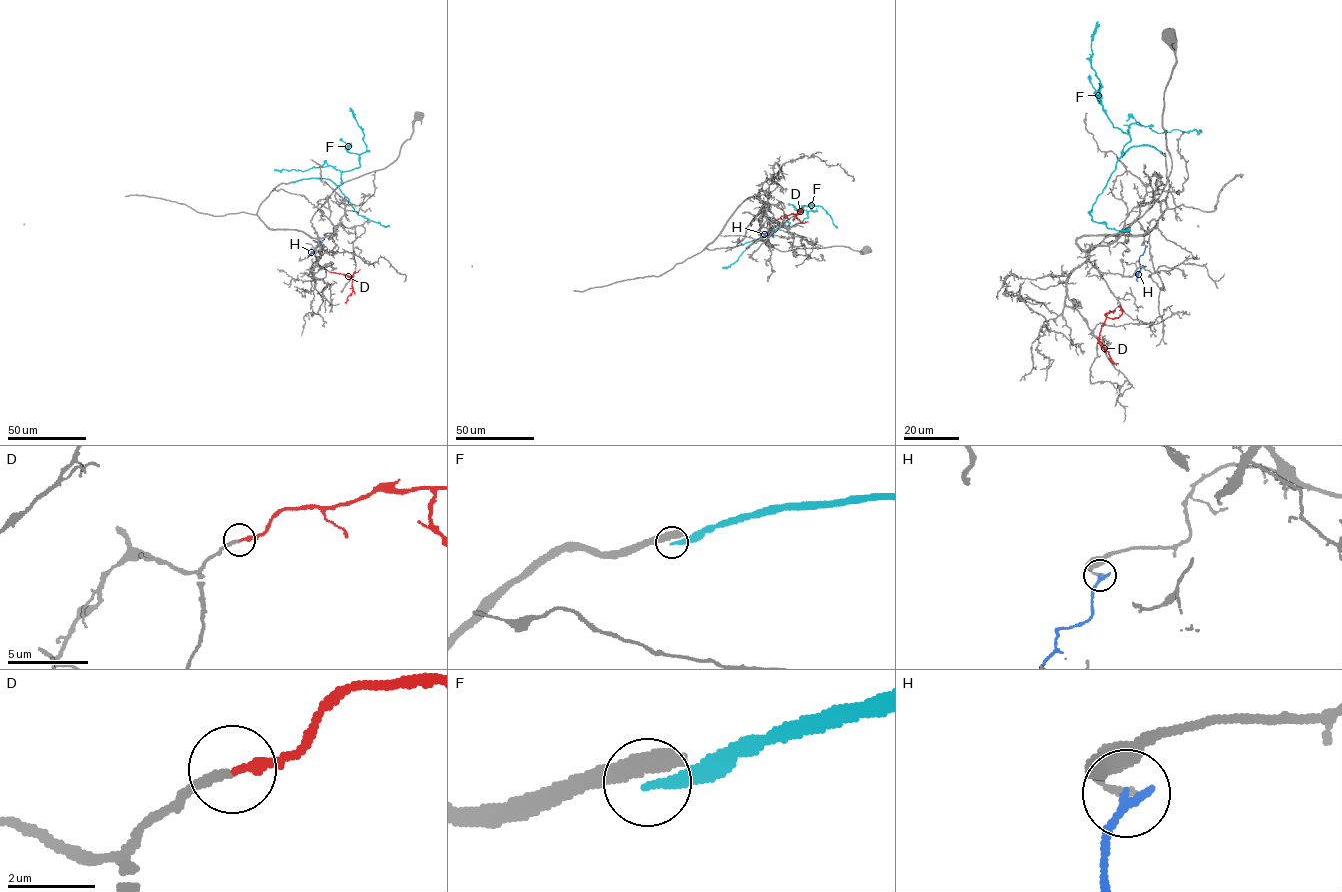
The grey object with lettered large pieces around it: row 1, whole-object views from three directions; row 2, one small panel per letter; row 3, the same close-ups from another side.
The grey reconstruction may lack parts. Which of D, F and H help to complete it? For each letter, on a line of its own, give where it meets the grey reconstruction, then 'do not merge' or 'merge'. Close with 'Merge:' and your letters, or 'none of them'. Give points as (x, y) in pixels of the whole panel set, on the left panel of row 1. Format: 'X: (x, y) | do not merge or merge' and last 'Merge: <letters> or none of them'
D: (329, 272) | merge
F: (292, 182) | do not merge
H: (325, 235) | do not merge
Merge: D

